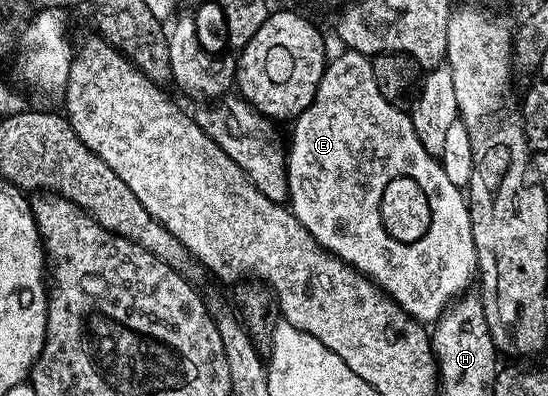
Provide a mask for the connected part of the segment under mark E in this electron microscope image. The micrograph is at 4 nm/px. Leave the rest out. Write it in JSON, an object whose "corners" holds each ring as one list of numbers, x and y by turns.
{"corners":[[343,49,342,54,338,54,329,59,326,63,326,71,320,80,320,88,316,88,316,96,312,104,300,115,293,119,294,135,288,142,288,153,286,156,286,176,287,188,289,190,288,208,308,228,308,232,323,248,330,254,336,255,341,262,347,262,355,270,359,270,366,277,371,278,383,290,387,296,393,300,397,306,415,318,417,322,423,324,433,324,438,321,438,317,445,312,446,307,459,297,467,289,466,286,476,278,478,268,478,253,472,240,472,220,470,219,470,207,465,193,458,191,458,186,469,187,472,180,472,140,468,136,468,128,461,120,456,120,448,128,446,139,444,140,444,152,441,159,434,158,420,144,420,136,416,136,416,128,412,124,409,113,402,112,401,105,389,102,380,92,380,88,374,79,374,63,367,55,355,50]]}

